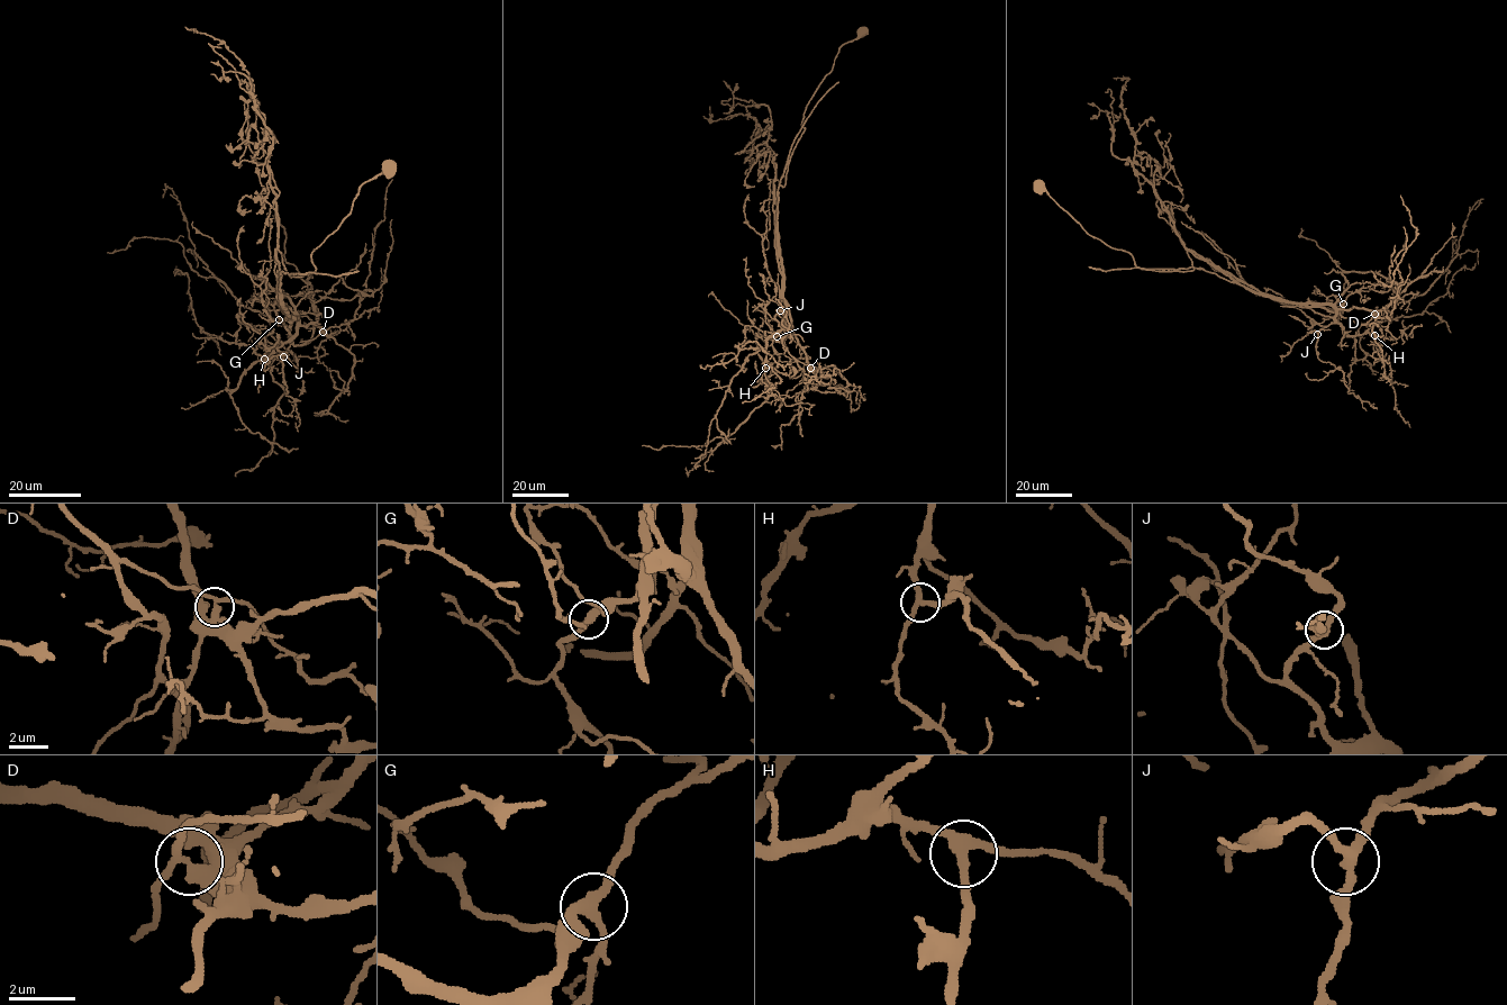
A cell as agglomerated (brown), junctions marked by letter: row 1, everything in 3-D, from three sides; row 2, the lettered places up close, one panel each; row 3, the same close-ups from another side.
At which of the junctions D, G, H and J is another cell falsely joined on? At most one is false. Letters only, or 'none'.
D

